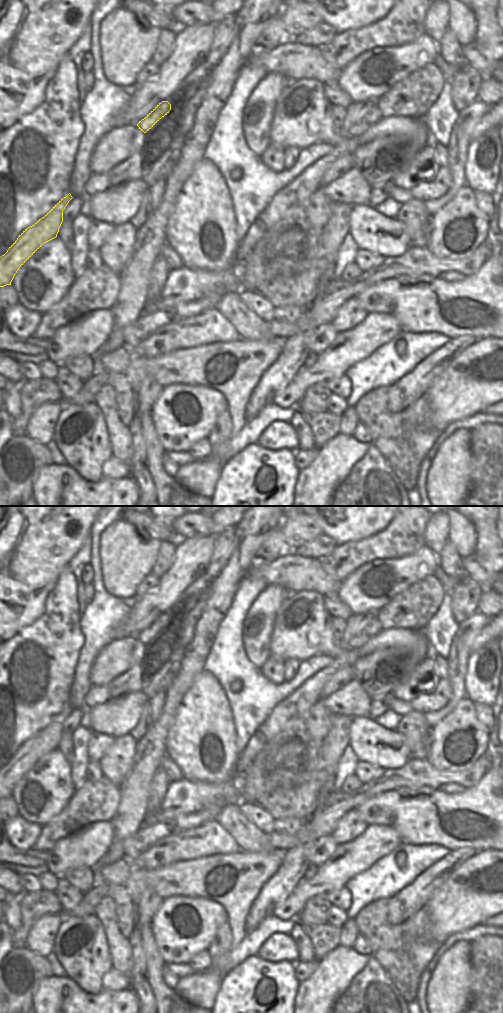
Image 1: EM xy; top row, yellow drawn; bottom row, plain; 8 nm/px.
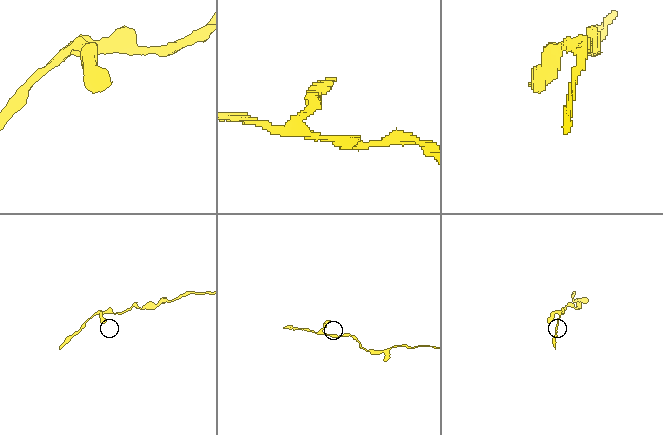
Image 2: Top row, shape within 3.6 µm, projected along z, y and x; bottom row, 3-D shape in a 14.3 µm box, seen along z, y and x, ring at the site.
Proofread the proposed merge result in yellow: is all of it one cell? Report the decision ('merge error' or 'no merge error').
no merge error

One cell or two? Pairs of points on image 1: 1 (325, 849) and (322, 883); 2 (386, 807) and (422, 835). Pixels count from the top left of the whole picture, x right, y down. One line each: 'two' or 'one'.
1: two
2: one

